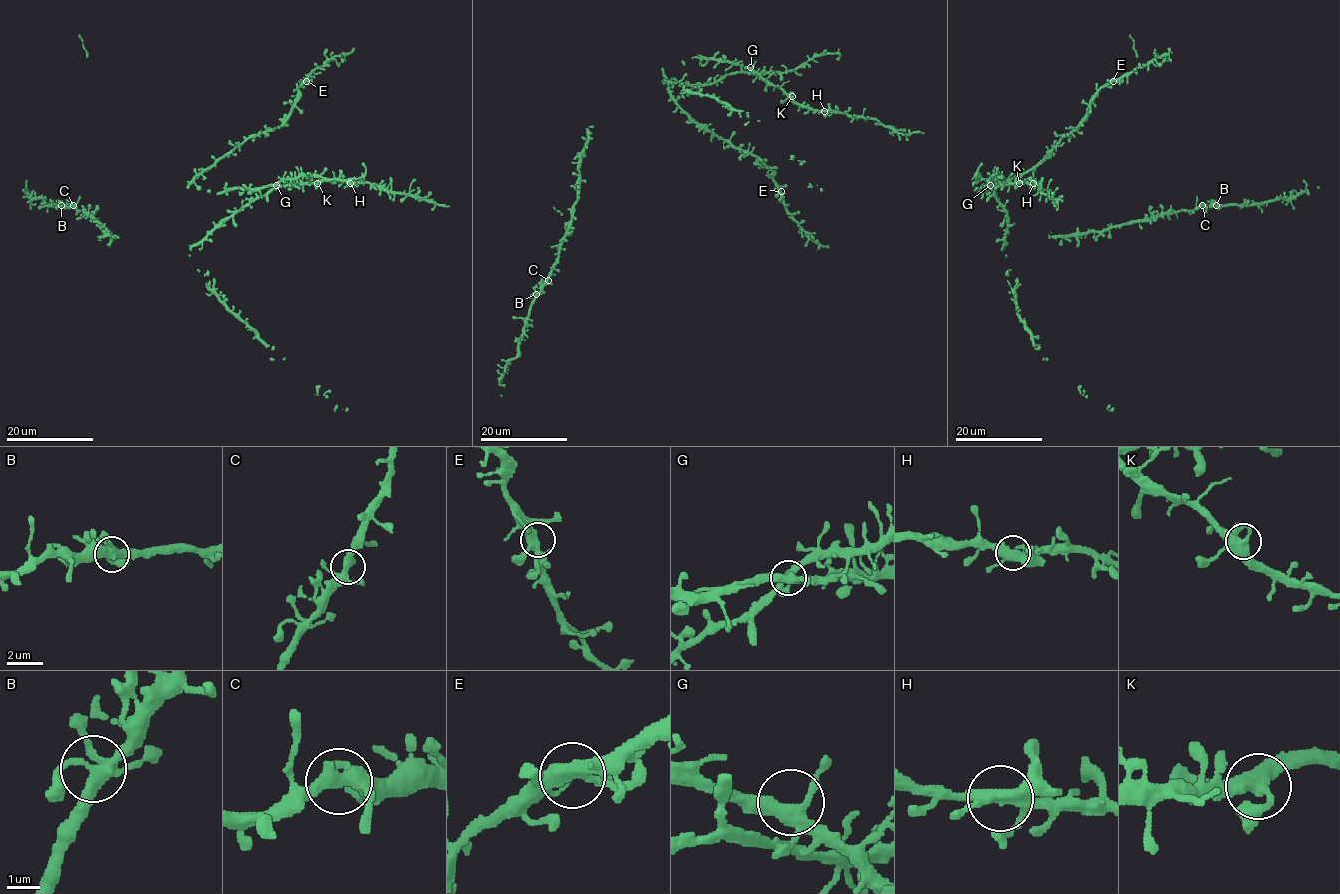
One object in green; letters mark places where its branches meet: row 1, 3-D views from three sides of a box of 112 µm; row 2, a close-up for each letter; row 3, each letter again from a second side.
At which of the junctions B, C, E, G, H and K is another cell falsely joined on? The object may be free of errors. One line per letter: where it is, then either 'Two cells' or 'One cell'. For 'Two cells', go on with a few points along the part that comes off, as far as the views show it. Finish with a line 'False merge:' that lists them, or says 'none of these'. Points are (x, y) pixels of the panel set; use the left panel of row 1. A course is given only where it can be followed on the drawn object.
B: Place: (61, 205). One cell
C: Place: (73, 205). One cell
E: Place: (306, 81). One cell
G: Place: (276, 185). One cell
H: Place: (350, 183). One cell
K: Place: (317, 183). One cell
False merge: none of these

